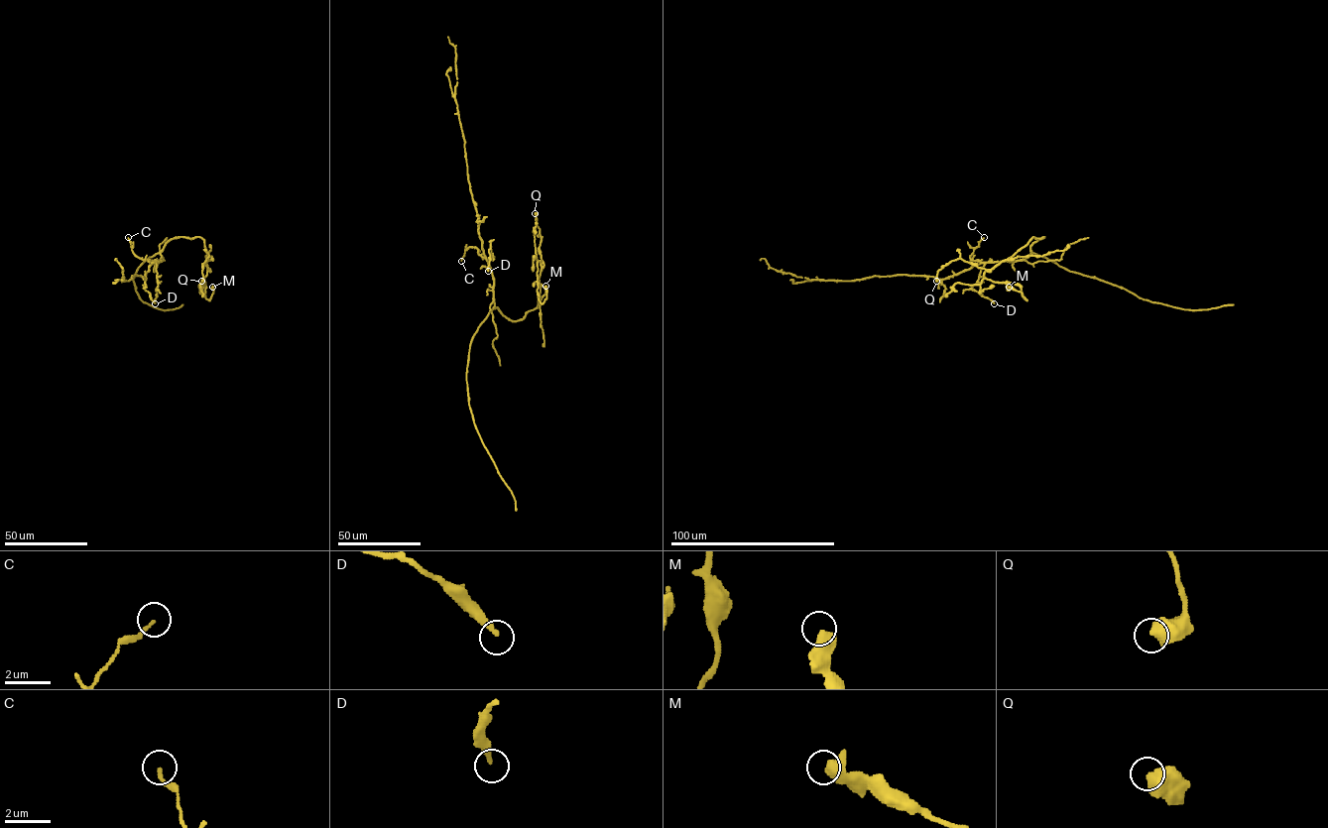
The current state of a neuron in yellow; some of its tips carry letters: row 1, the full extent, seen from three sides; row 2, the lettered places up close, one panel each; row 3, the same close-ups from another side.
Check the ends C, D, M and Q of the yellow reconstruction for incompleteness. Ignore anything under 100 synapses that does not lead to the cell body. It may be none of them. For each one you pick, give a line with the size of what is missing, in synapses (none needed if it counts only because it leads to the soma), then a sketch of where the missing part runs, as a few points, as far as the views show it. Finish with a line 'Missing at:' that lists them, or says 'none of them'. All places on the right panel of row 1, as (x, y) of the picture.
Missing at: none of them

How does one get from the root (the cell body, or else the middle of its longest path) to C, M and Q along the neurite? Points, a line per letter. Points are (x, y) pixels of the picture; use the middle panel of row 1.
C: (494, 281), (488, 261), (476, 248), (469, 247), (461, 261)
M: (494, 281), (493, 307), (514, 321), (537, 306), (539, 261), (537, 292), (542, 303), (546, 298), (545, 286)
Q: (494, 281), (493, 307), (508, 318), (521, 320), (537, 306), (539, 276), (543, 263), (535, 213)

